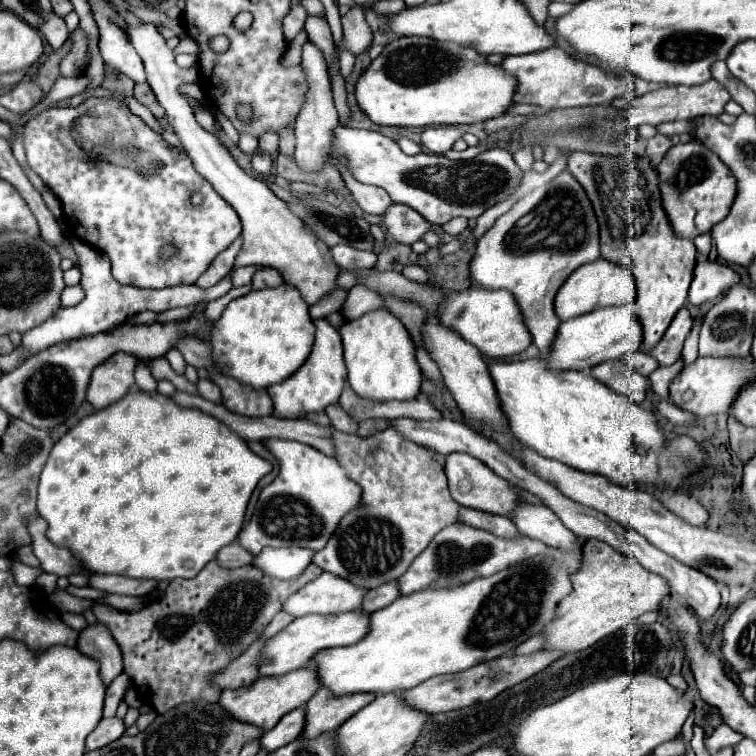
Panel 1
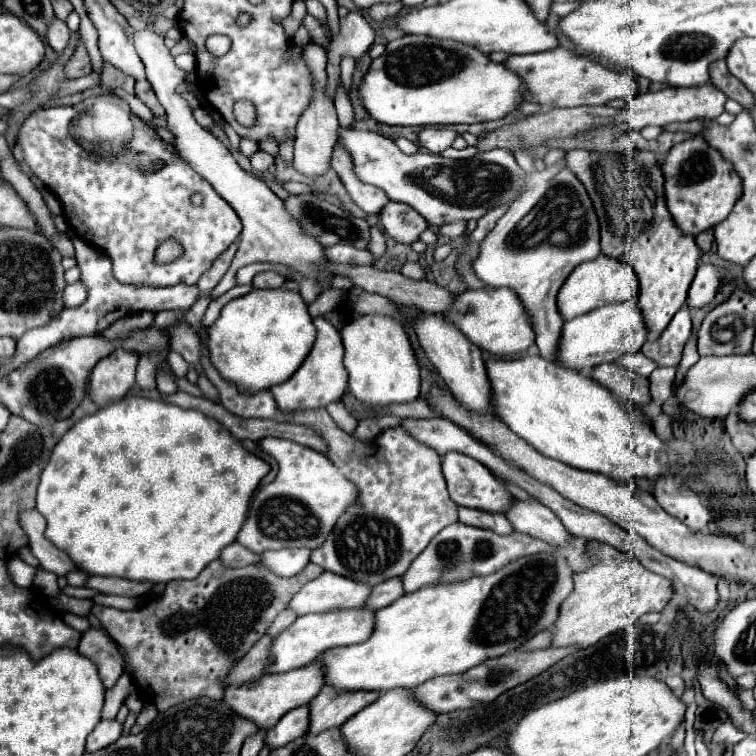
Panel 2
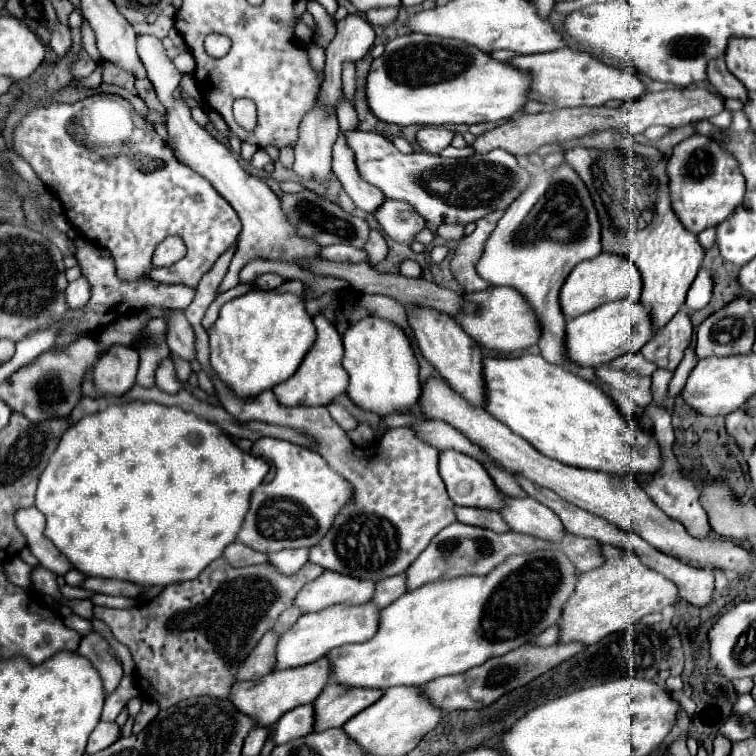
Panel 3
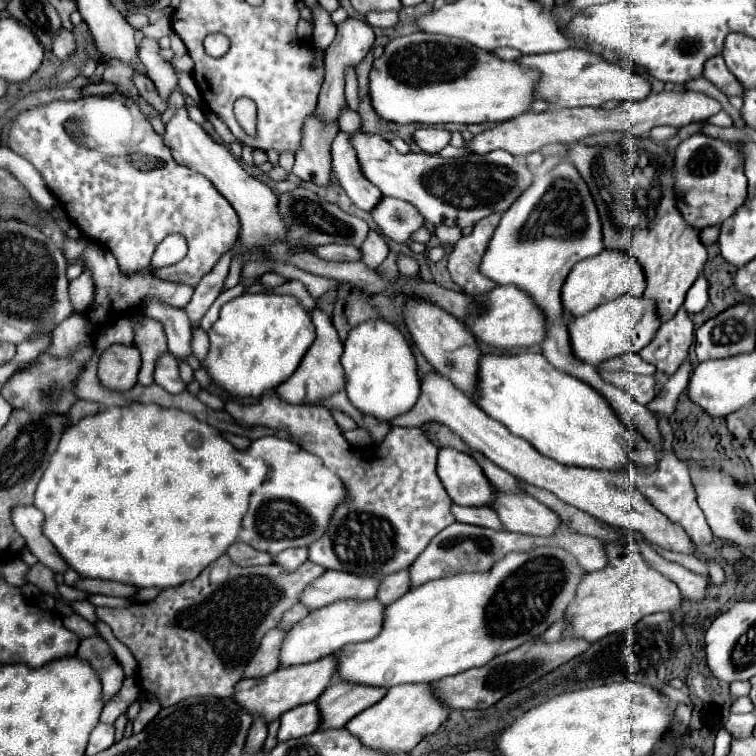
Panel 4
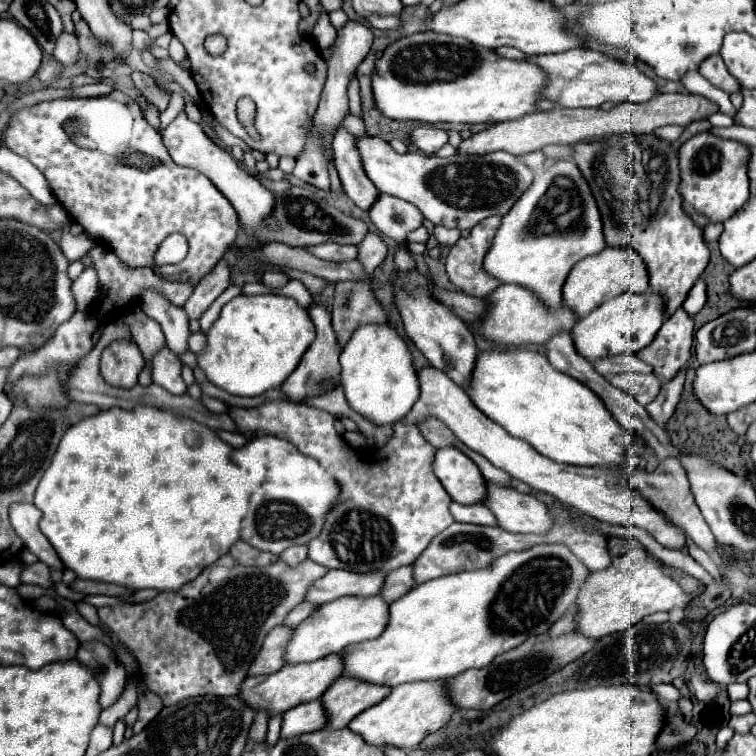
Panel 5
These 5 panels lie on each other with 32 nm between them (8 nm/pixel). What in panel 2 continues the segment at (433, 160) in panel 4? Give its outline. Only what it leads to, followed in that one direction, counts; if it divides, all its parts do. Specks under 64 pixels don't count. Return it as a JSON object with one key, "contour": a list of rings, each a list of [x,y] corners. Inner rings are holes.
{"contour":[[[338,128],[338,142],[350,154],[354,174],[362,182],[382,188],[394,202],[412,206],[432,226],[442,226],[460,218],[478,220],[490,208],[512,202],[526,178],[526,172],[516,164],[512,152],[500,148],[478,152],[468,160],[450,160],[430,152],[408,156],[394,140],[378,132],[356,128]]]}

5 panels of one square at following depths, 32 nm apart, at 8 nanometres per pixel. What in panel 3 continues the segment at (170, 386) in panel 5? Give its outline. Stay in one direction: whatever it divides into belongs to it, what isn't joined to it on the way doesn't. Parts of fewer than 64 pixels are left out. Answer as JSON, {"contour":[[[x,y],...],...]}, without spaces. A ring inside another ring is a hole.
{"contour":[[[166,358],[156,370],[156,386],[160,390],[168,390],[170,394],[176,394],[180,390],[180,380],[176,378],[176,372],[174,372],[170,358]]]}

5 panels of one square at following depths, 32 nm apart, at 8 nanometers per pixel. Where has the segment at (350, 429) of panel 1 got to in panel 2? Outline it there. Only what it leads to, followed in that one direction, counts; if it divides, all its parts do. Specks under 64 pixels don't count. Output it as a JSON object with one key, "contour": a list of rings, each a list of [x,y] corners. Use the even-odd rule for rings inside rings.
{"contour":[[[334,402],[334,404],[326,406],[326,410],[328,410],[328,414],[330,414],[332,420],[334,420],[334,424],[336,424],[340,430],[344,430],[344,432],[348,432],[348,434],[352,434],[352,432],[356,430],[356,426],[358,426],[356,418],[350,416],[350,412],[348,412],[340,402]]]}

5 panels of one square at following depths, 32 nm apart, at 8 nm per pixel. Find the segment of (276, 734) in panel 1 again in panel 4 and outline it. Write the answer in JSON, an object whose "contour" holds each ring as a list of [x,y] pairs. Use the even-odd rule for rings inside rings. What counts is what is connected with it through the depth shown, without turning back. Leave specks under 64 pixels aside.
{"contour":[[[316,702],[302,704],[302,706],[292,708],[286,714],[282,714],[276,738],[278,738],[278,742],[286,742],[292,738],[308,736],[308,734],[316,732],[318,724],[320,724],[320,714],[316,708]]]}

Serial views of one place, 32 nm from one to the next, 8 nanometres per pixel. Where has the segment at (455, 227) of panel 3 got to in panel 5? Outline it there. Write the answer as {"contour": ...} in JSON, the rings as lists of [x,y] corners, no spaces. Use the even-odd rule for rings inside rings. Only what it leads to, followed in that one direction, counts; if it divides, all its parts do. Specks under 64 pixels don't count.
{"contour":[[[436,226],[434,228],[434,236],[438,238],[438,242],[442,246],[452,246],[458,242],[460,238],[460,230],[458,228],[444,228],[444,226]]]}

